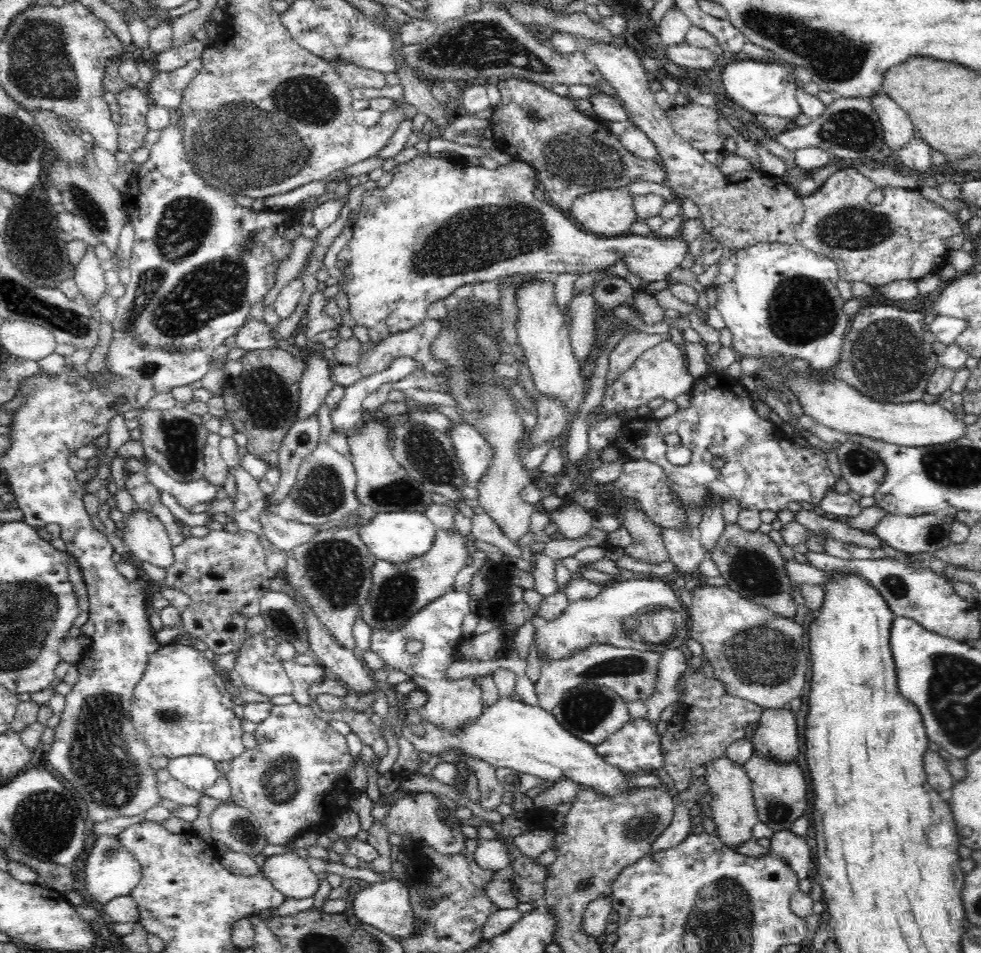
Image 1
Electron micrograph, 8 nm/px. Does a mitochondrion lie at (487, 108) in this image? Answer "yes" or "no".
no

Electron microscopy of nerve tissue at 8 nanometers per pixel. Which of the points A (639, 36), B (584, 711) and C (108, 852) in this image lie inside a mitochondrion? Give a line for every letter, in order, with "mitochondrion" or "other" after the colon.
A: other
B: mitochondrion
C: mitochondrion

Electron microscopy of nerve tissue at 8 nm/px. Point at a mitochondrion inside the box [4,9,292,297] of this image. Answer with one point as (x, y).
(38, 67)

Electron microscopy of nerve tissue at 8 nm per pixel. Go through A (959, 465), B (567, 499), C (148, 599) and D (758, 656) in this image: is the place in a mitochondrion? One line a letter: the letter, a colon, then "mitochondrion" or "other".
A: mitochondrion
B: other
C: other
D: mitochondrion

